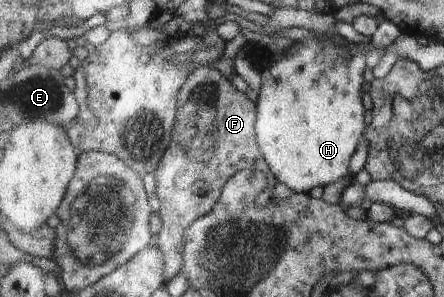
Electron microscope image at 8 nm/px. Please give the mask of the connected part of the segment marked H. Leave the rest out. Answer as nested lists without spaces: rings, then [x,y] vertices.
[[[386,19],[380,24],[373,42],[363,44],[363,48],[359,44],[338,46],[332,38],[318,36],[295,42],[288,51],[274,56],[273,65],[261,72],[262,87],[257,102],[259,115],[256,130],[261,150],[280,182],[297,193],[309,193],[319,186],[325,188],[329,184],[335,184],[351,174],[352,160],[368,131],[363,84],[365,70],[369,67],[369,52],[387,50],[403,34],[395,22]]]

